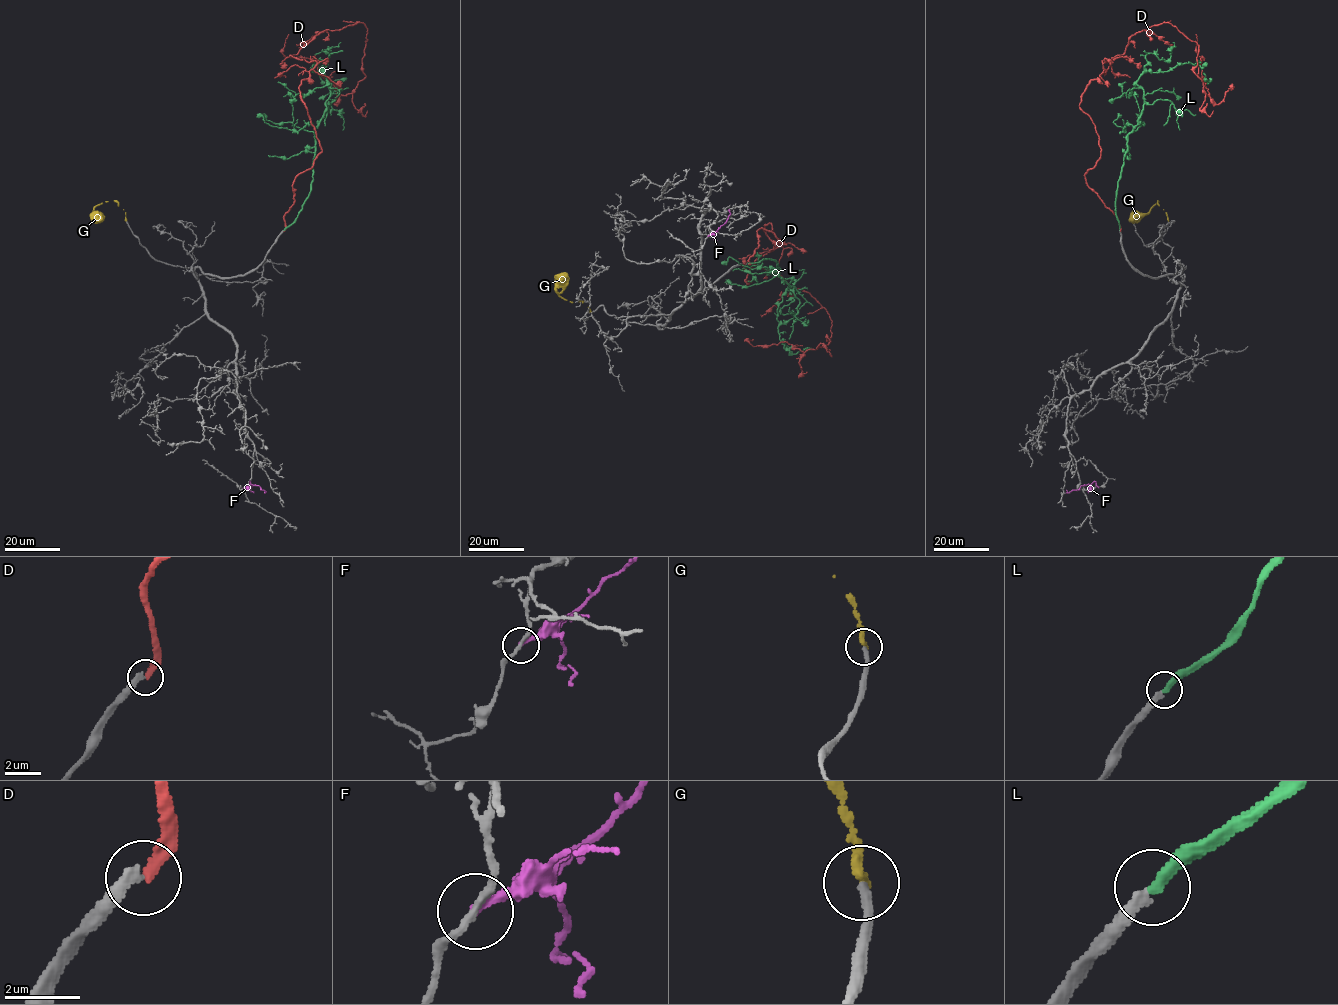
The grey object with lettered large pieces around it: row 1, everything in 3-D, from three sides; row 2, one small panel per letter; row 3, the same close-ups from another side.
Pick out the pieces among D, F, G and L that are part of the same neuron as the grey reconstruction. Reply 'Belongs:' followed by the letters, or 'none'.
Belongs: L

